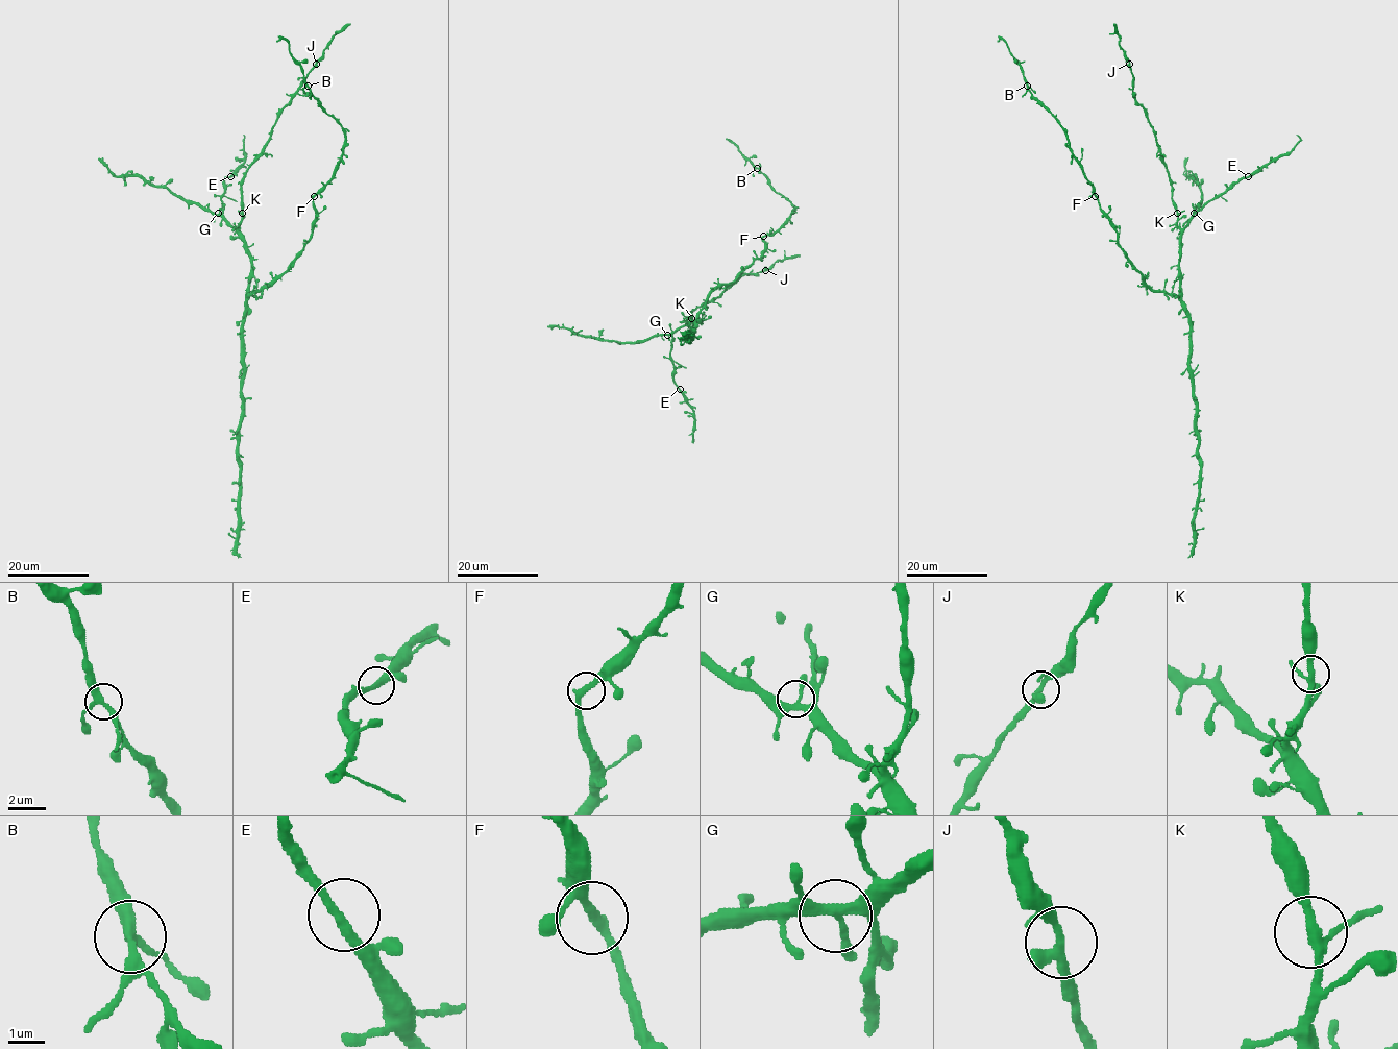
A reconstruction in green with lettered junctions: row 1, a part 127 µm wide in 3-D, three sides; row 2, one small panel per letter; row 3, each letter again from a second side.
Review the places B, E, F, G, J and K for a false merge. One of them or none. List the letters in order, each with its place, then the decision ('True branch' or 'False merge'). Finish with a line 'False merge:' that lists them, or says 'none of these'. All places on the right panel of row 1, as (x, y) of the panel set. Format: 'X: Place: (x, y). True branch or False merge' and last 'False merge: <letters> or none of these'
B: Place: (1027, 86). True branch
E: Place: (1248, 176). True branch
F: Place: (1095, 196). True branch
G: Place: (1194, 213). True branch
J: Place: (1129, 64). True branch
K: Place: (1177, 213). True branch
False merge: none of these

